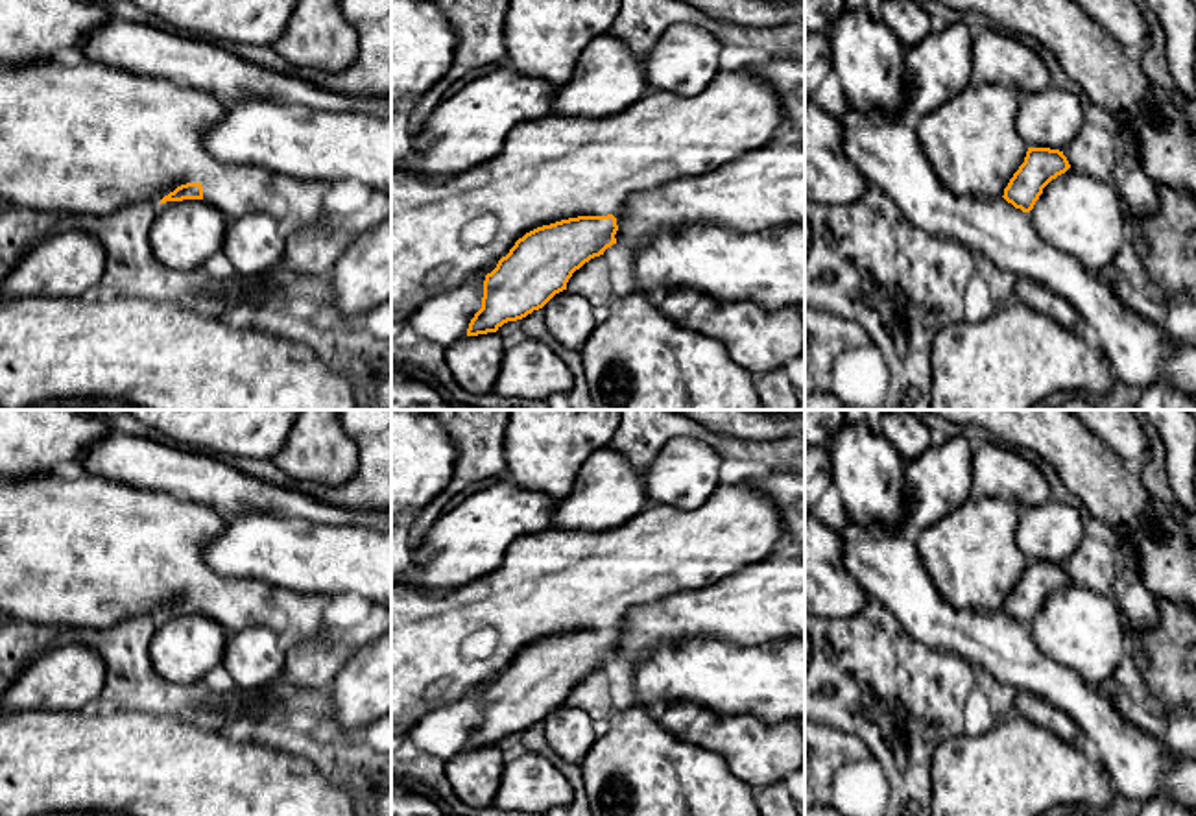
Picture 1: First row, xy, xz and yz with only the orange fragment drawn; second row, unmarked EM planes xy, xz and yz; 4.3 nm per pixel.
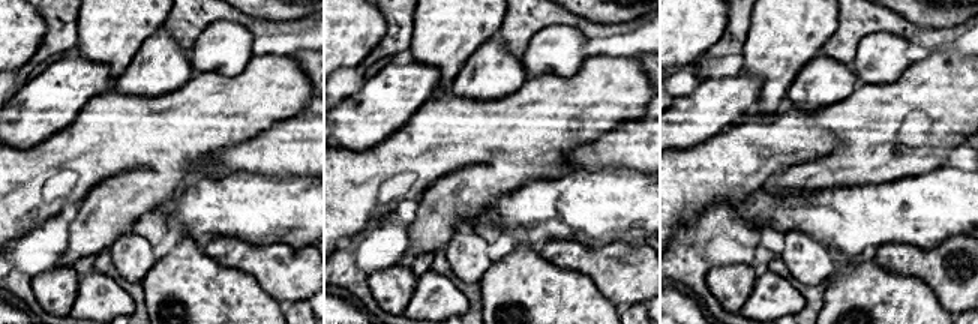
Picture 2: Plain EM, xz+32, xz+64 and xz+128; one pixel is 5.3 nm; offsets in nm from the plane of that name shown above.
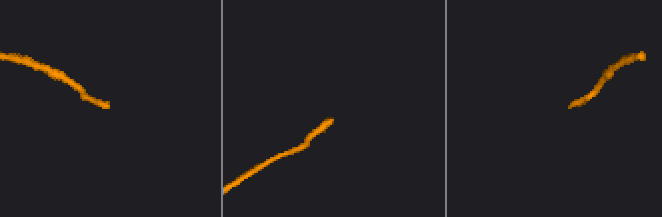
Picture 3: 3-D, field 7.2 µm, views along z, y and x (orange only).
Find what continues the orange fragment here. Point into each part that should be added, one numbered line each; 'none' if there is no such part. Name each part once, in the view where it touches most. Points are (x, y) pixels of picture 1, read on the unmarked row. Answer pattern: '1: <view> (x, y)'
1: xz (443, 643)

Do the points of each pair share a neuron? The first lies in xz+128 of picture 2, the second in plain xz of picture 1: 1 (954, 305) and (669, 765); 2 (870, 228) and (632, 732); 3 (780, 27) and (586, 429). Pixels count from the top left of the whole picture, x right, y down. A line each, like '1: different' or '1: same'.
1: same
2: different
3: same

